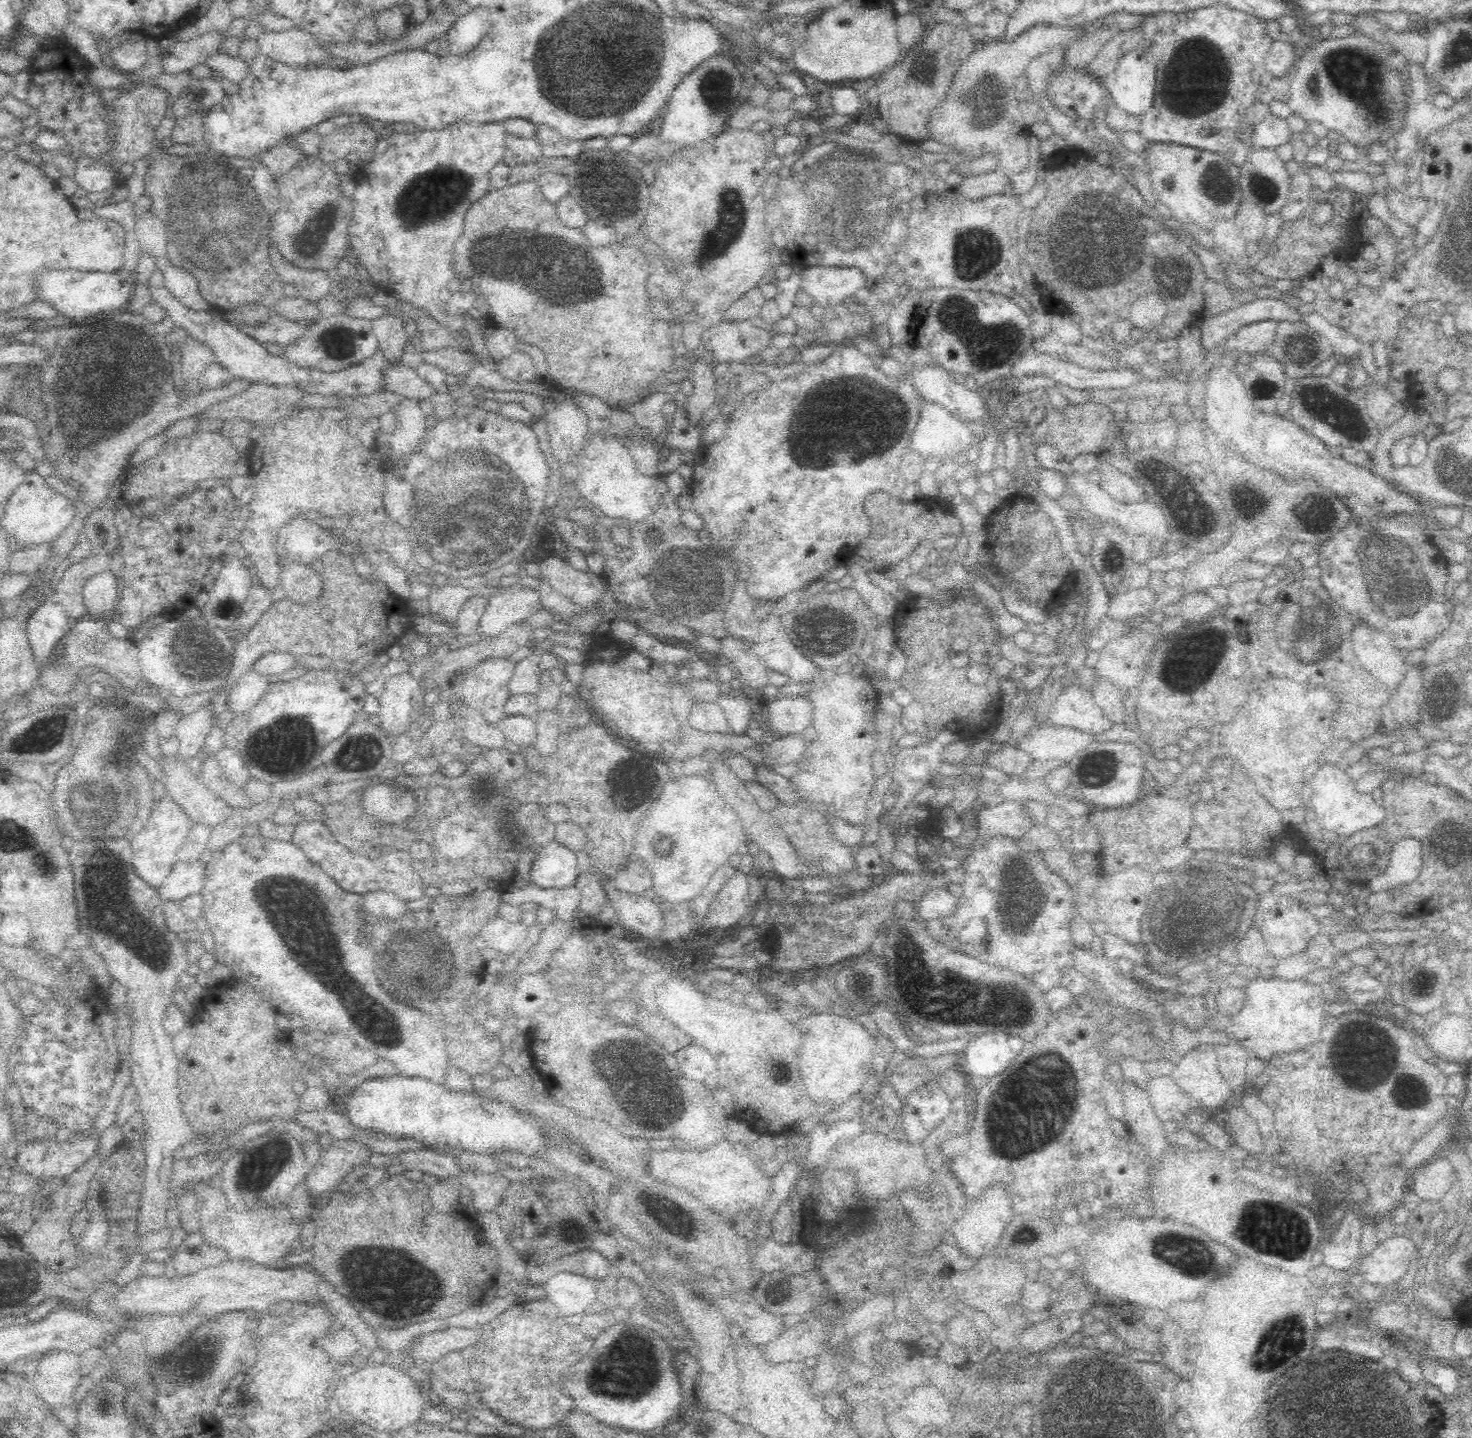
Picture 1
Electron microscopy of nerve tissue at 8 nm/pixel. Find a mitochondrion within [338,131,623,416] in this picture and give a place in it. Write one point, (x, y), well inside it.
(580, 281)

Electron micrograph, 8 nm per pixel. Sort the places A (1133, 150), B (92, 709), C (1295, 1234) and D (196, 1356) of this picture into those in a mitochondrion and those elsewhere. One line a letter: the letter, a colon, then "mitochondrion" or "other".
A: other
B: other
C: mitochondrion
D: mitochondrion

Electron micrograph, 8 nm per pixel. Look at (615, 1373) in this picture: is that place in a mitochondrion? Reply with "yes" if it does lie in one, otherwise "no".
yes

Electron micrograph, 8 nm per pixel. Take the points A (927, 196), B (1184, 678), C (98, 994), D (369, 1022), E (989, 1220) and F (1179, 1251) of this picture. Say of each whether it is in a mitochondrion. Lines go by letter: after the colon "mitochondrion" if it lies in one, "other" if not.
A: other
B: mitochondrion
C: other
D: mitochondrion
E: other
F: mitochondrion

